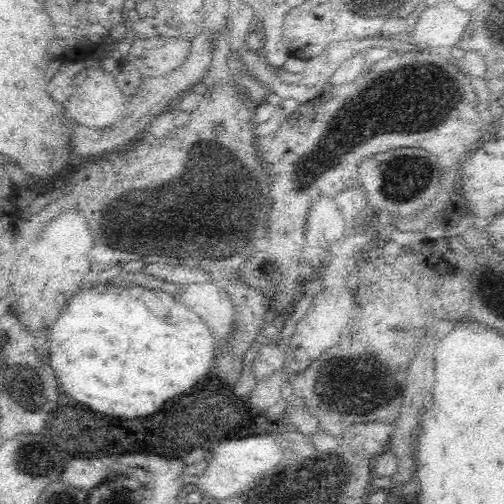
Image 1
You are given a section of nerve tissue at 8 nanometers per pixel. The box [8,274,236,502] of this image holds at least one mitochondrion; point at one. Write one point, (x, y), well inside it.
(36, 459)

